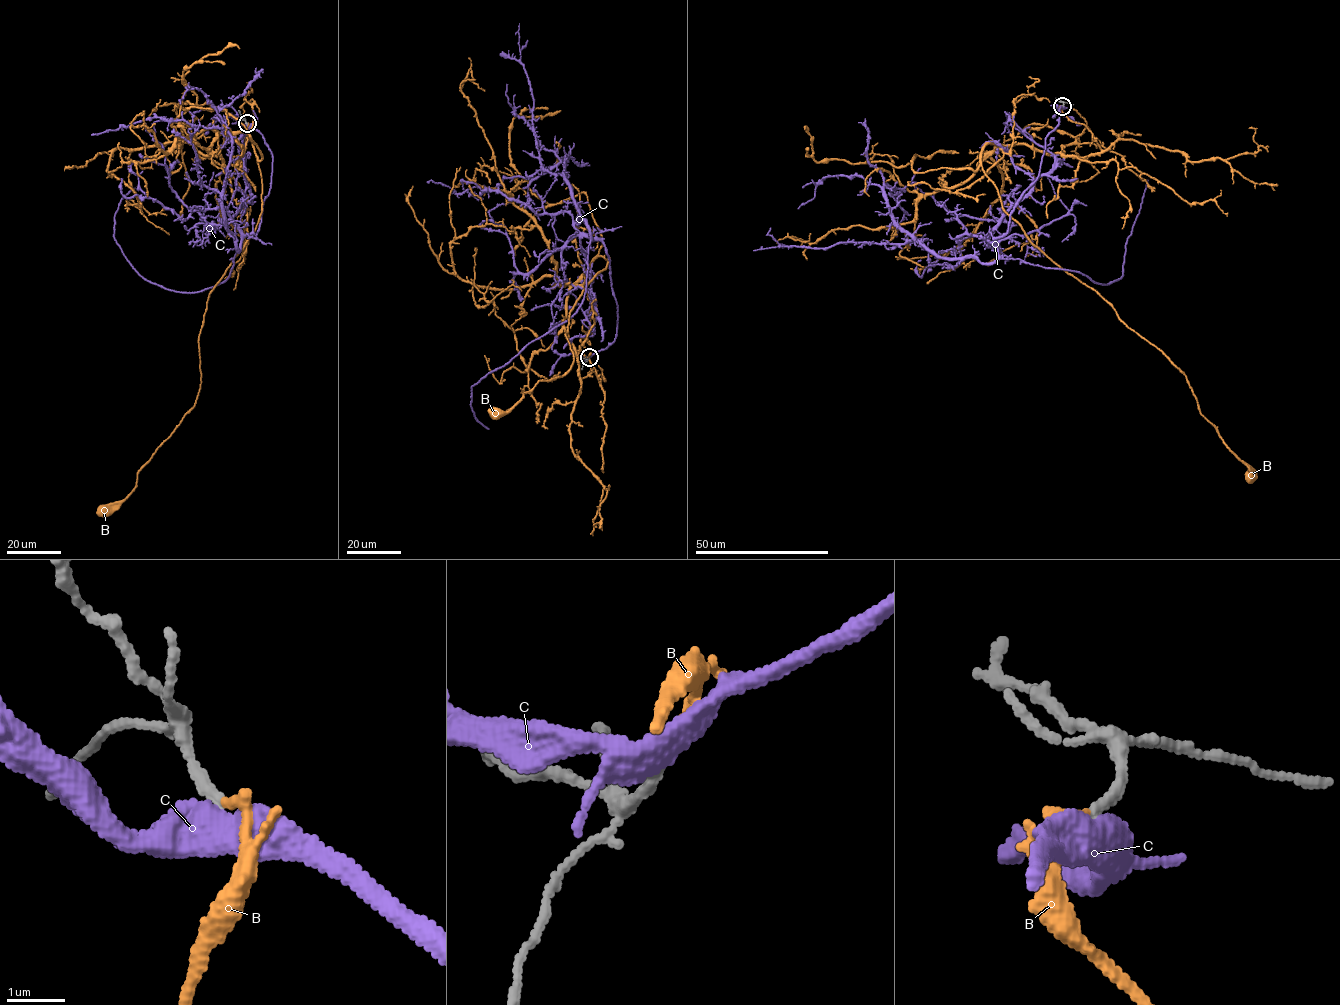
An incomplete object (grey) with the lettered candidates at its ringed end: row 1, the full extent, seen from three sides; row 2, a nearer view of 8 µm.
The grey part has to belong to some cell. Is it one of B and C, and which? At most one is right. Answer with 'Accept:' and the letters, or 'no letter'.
Accept: B

